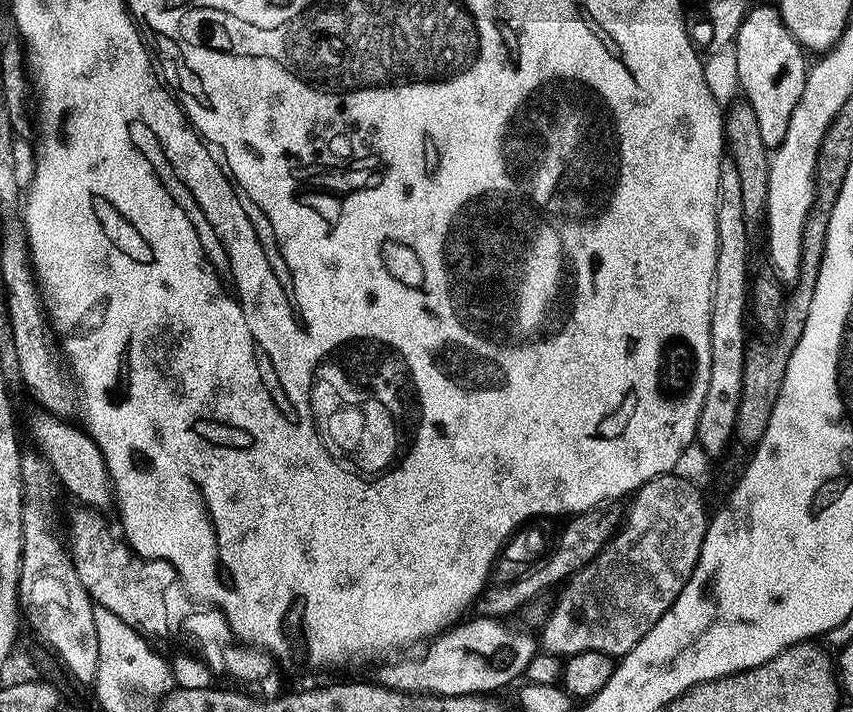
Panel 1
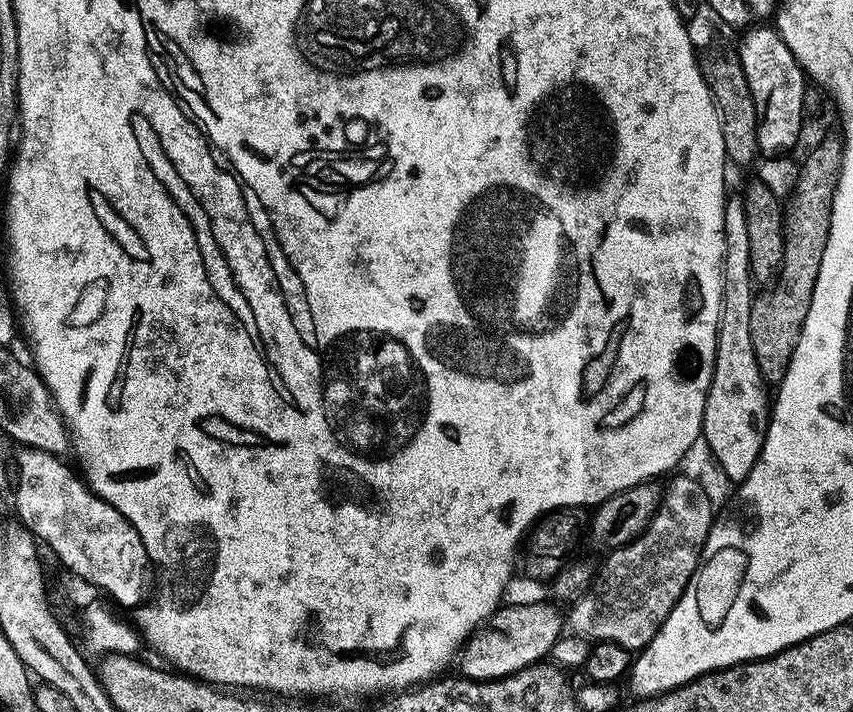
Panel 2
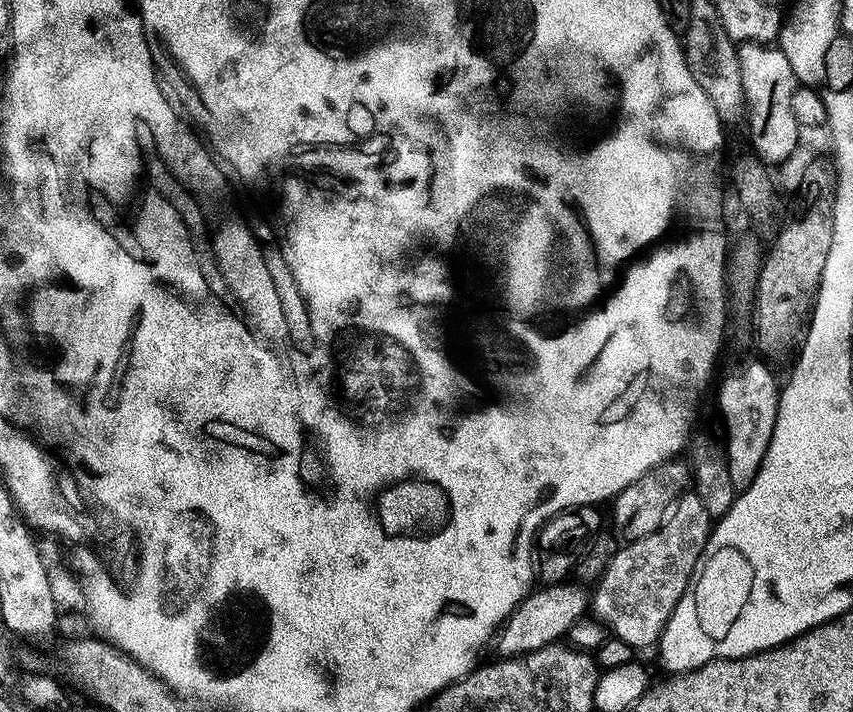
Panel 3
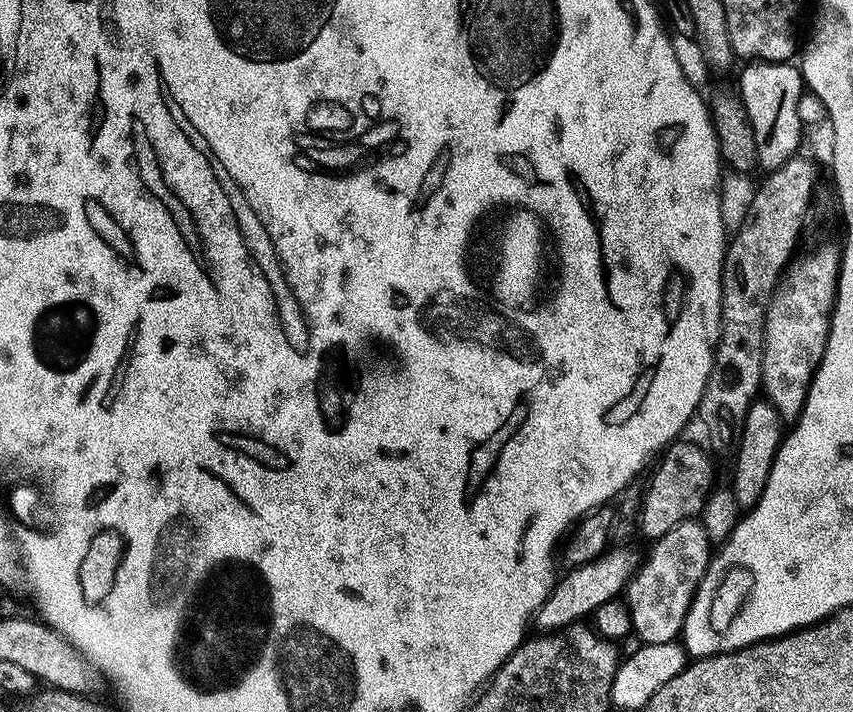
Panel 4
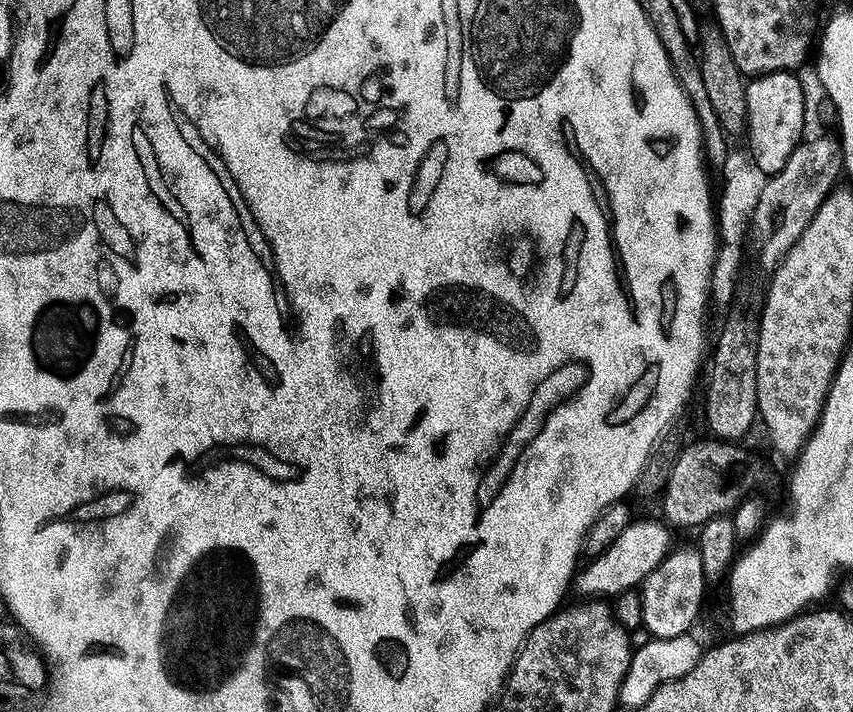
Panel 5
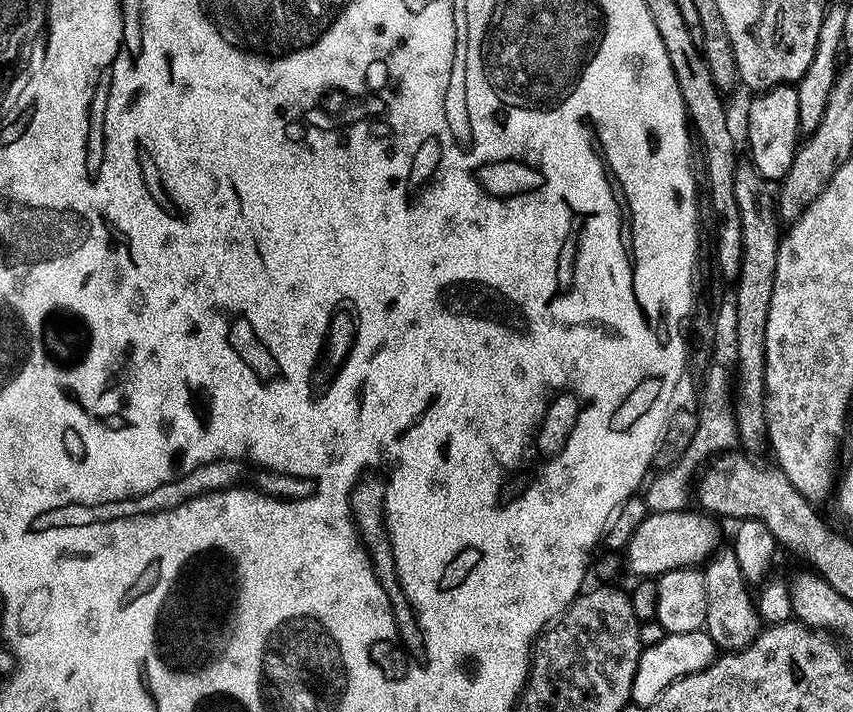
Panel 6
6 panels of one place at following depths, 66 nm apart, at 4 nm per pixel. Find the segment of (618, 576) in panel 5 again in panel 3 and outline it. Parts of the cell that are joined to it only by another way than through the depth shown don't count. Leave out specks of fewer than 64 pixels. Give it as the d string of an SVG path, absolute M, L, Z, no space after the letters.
M580 582L570 583L537 587L524 597L522 603L512 611L499 629L498 644L500 640L499 655L501 657L522 656L526 652L533 652L547 644L555 644L561 638L567 637L571 628L590 608L589 589Z

